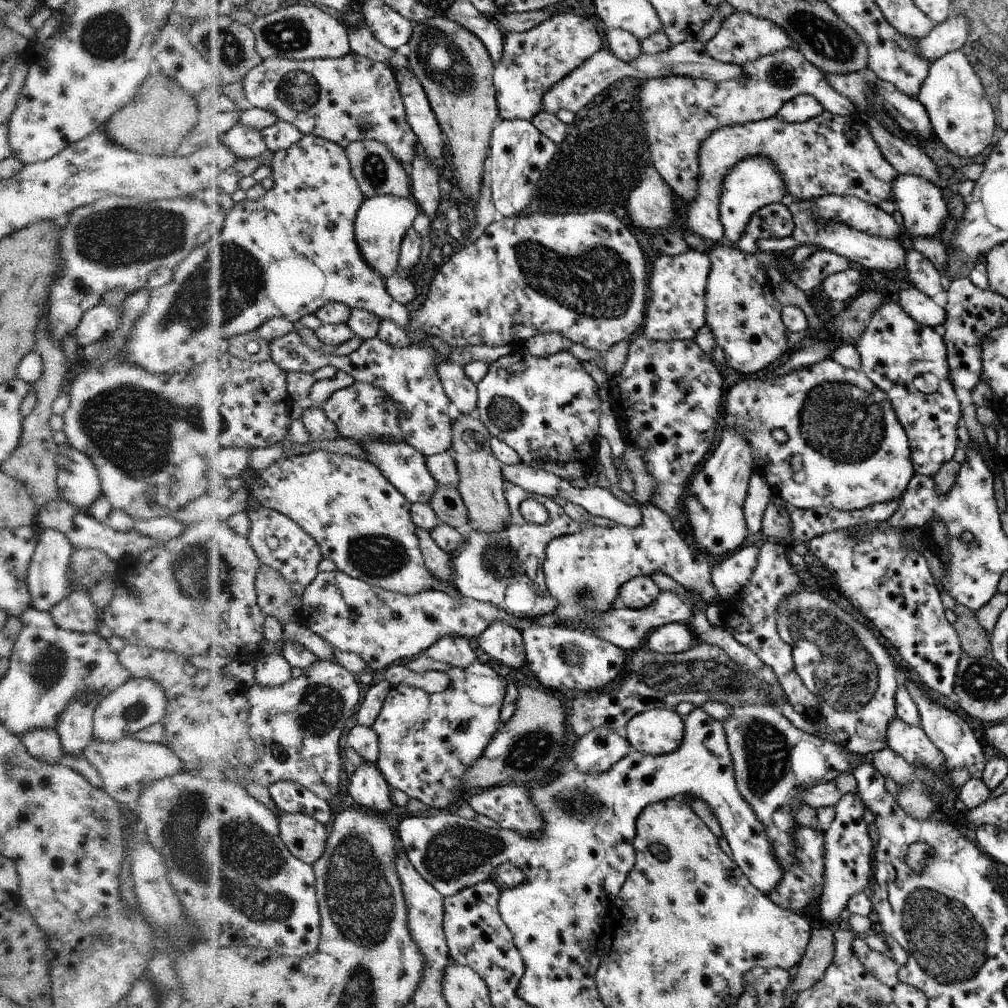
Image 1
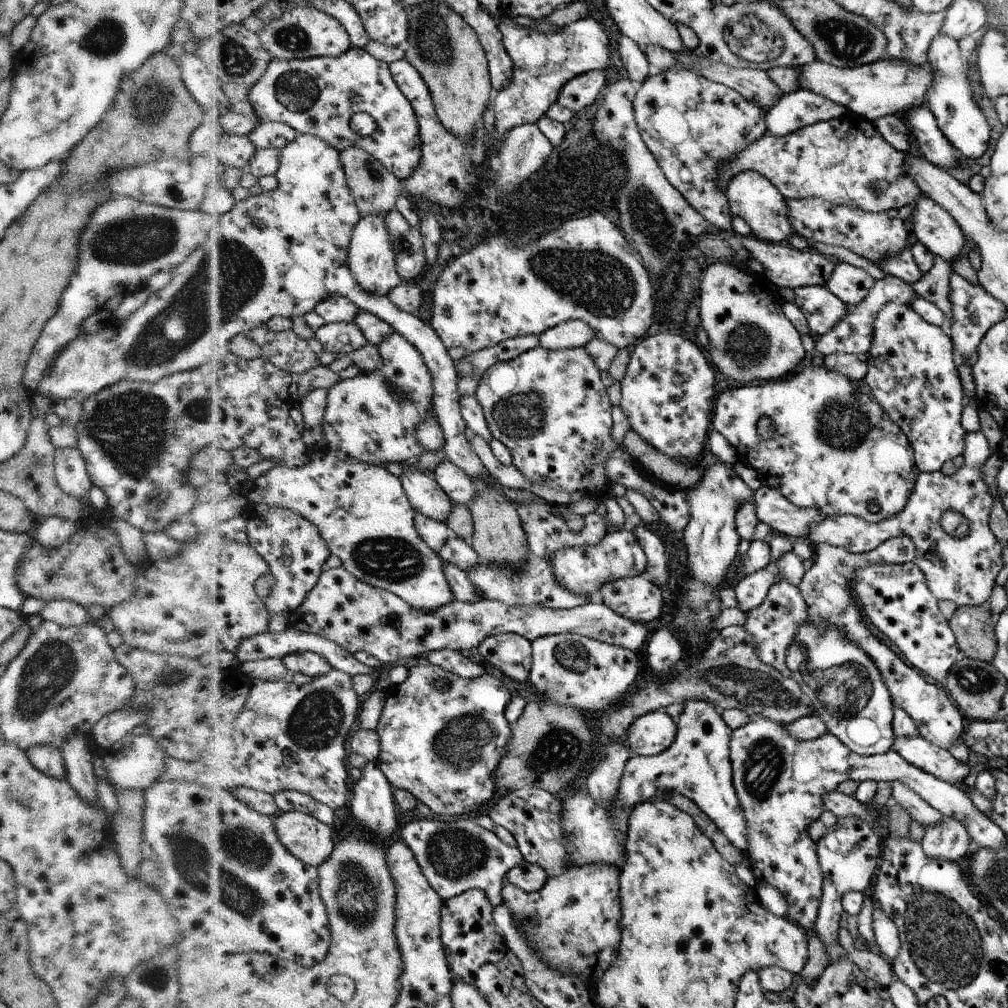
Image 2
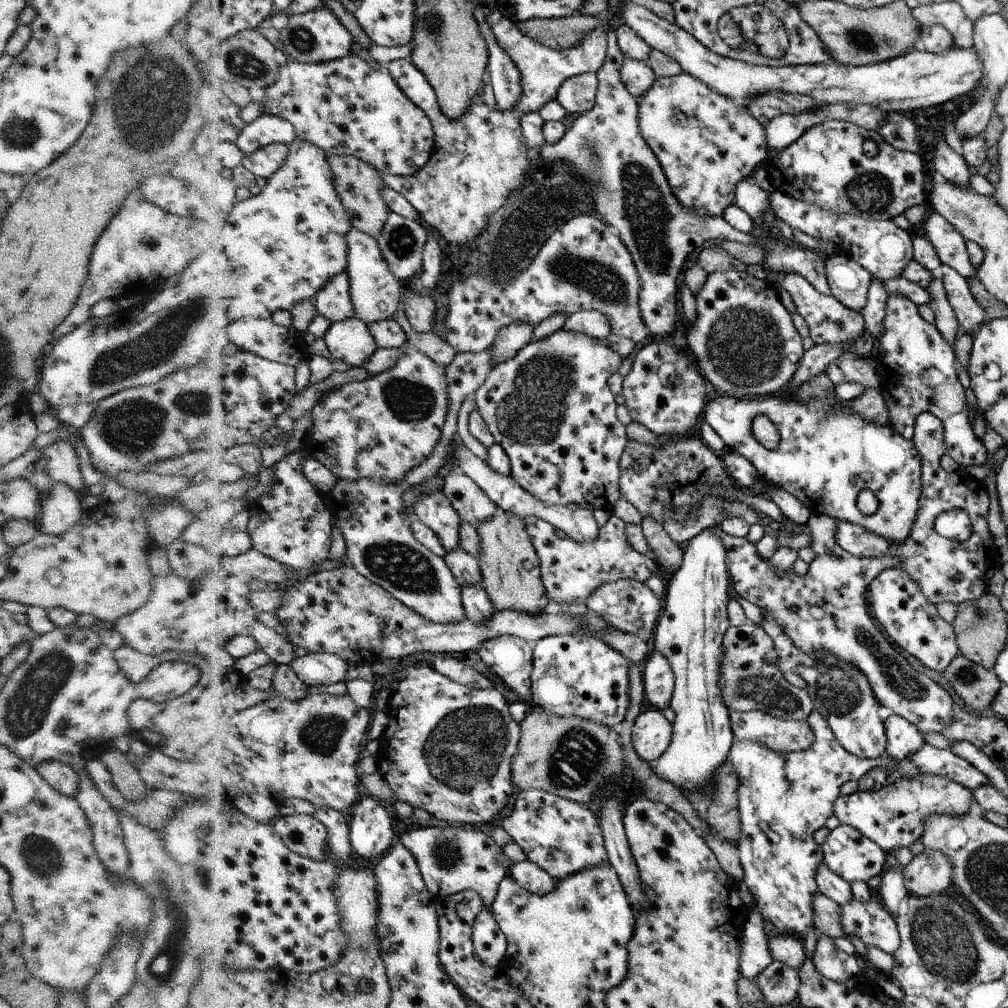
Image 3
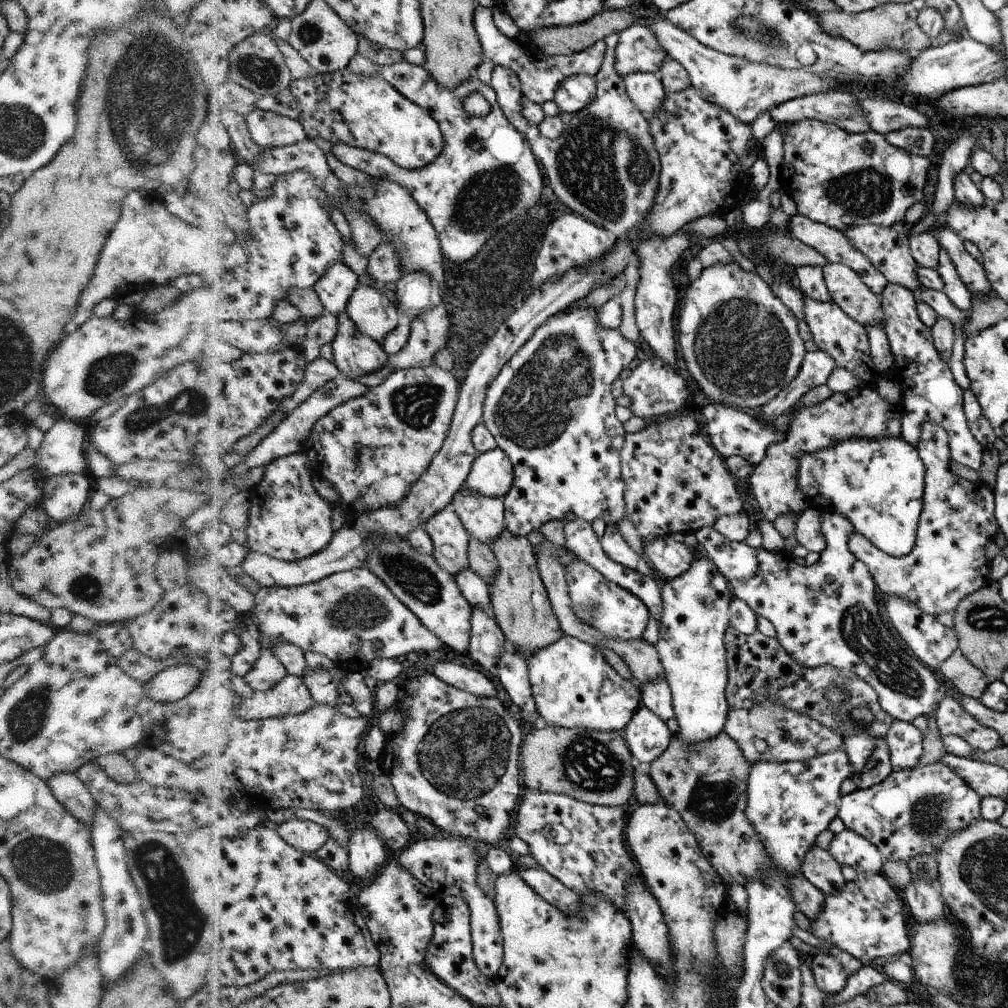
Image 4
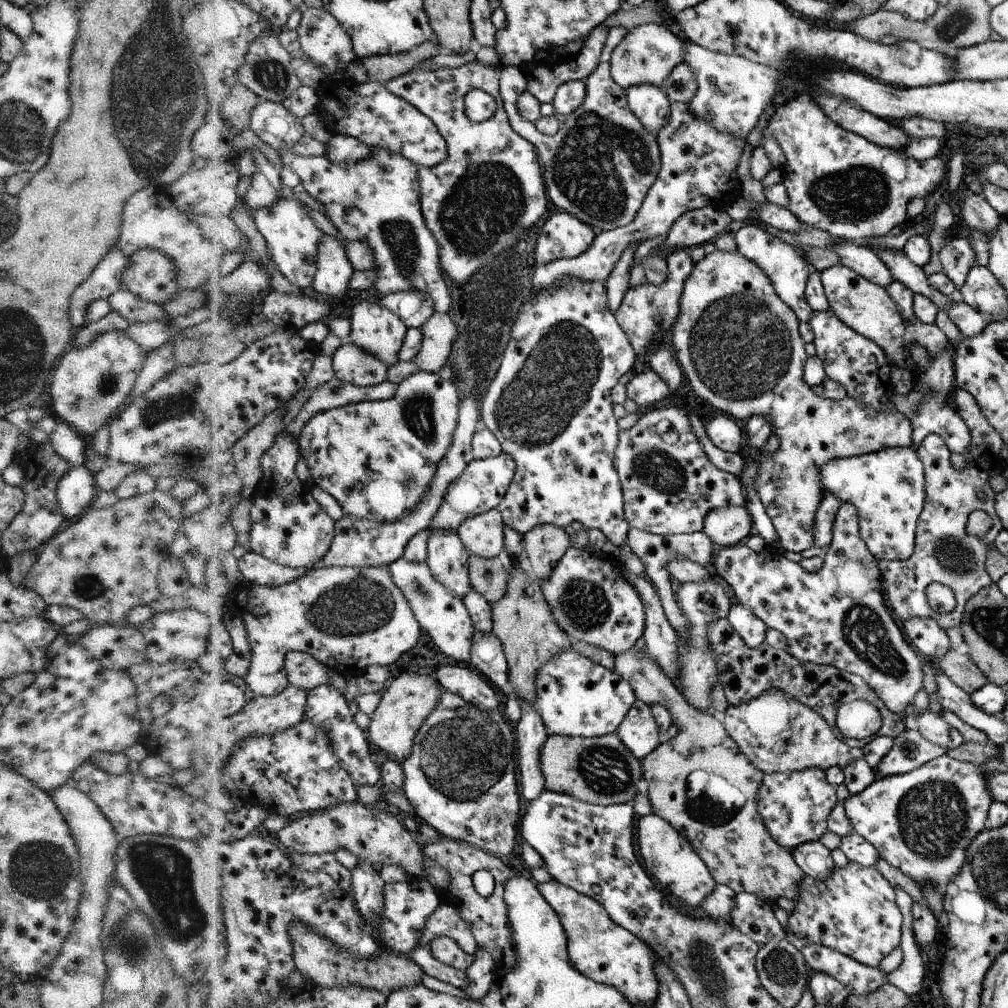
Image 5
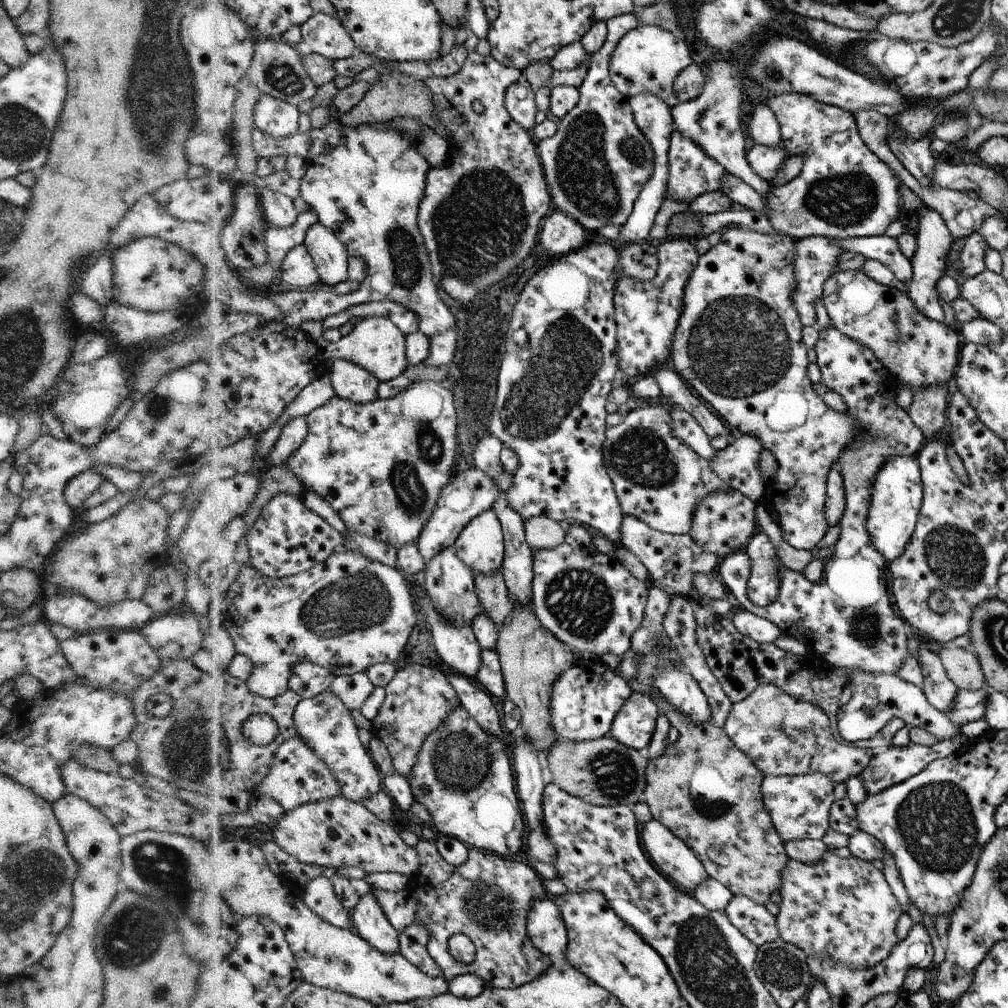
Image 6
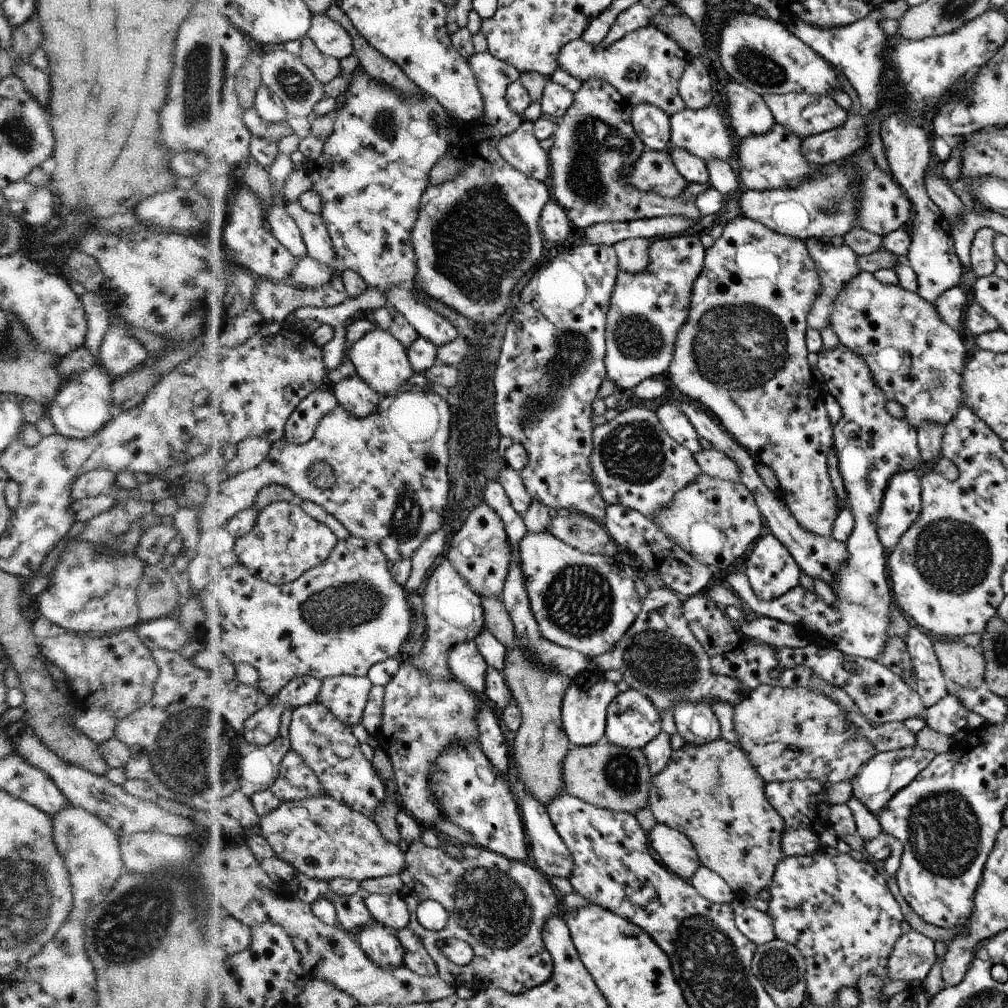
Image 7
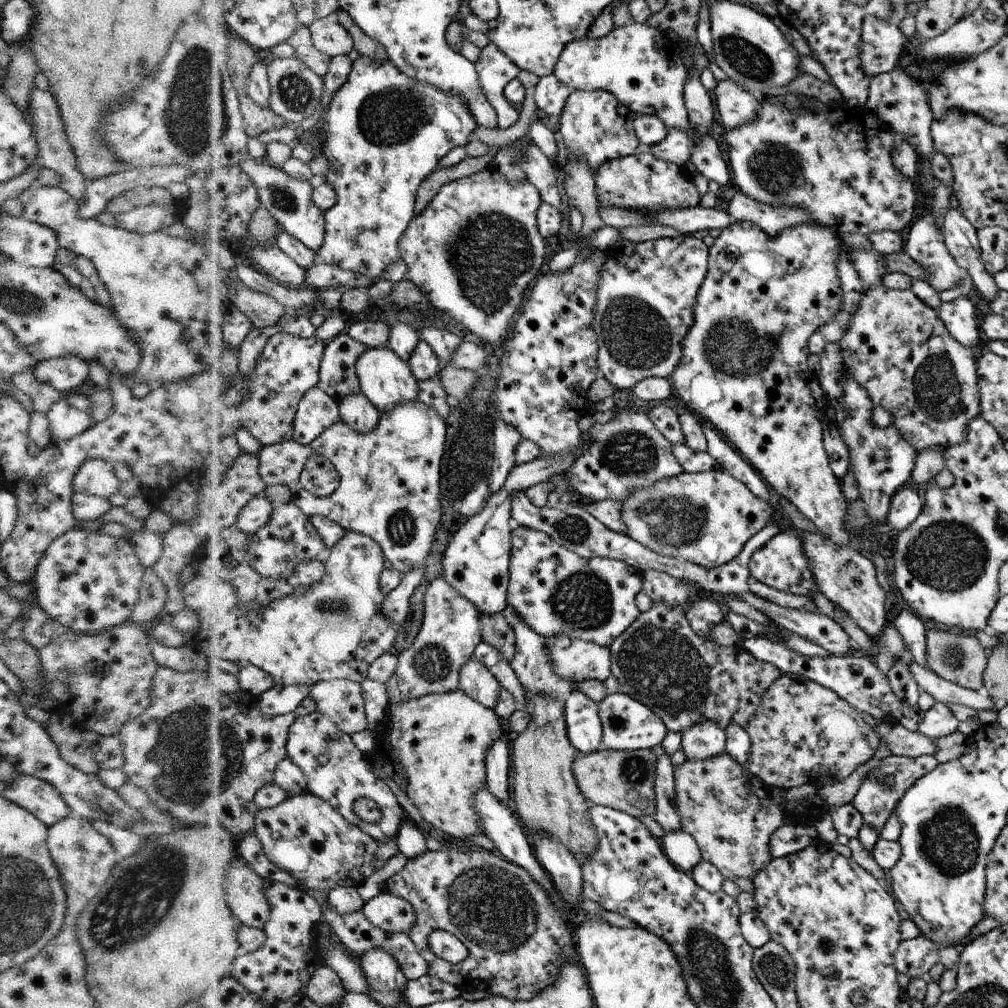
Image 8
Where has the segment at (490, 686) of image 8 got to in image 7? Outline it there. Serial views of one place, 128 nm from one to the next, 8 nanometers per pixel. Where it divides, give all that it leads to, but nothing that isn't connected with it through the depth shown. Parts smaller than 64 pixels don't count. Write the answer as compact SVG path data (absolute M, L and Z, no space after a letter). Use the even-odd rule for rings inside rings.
M462 642L450 650L450 668L454 678L468 688L470 692L484 693L487 663L478 652L476 644Z

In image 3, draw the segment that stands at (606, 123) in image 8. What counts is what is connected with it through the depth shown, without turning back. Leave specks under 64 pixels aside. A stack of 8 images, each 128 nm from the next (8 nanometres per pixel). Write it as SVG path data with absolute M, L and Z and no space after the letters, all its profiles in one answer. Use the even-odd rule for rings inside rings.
M484 14L477 16L477 19L478 22L482 23L483 33L486 35L486 42L489 43L489 79L495 94L495 106L499 111L513 111L521 101L521 71L518 70L516 64L514 64L513 60L509 57L508 52L498 44L496 36L494 36L492 32L492 27L489 26L488 17L487 22L484 22ZM610 29L608 34L608 58L606 58L605 64L602 65L602 68L595 72L595 75L598 79L597 91L595 94L595 103L594 106L587 110L585 113L580 113L579 116L573 121L572 127L566 131L566 134L554 144L549 143L548 141L544 141L542 146L540 147L539 154L540 159L544 159L548 162L564 162L567 163L571 170L576 174L580 174L583 177L583 182L587 183L587 188L589 189L589 198L593 203L592 214L597 215L602 222L606 222L610 228L612 228L620 237L626 246L629 246L629 249L633 252L633 259L636 271L638 272L638 276L640 278L640 292L638 293L638 307L640 308L640 314L644 325L649 328L650 336L652 339L660 340L668 336L668 334L672 333L674 330L674 326L676 326L676 292L678 292L678 284L676 284L676 280L678 280L678 268L684 264L684 260L686 260L686 256L694 250L694 248L700 248L704 242L710 242L710 240L724 240L724 241L738 241L741 243L753 243L754 241L758 241L763 247L767 248L767 256L765 257L765 261L762 266L768 275L773 276L773 280L778 273L787 273L787 272L795 272L800 274L802 278L805 278L814 286L814 288L818 289L822 294L830 295L831 290L827 283L827 276L825 275L825 262L826 255L820 254L816 250L810 250L808 248L804 250L800 250L800 248L792 248L786 246L784 244L776 244L772 245L771 243L764 243L762 240L757 239L750 235L750 233L743 233L742 231L736 230L733 226L730 226L729 222L726 222L725 218L722 217L709 217L702 215L695 215L692 211L688 210L688 208L683 207L681 205L680 200L676 198L675 194L671 186L669 185L668 179L664 173L664 170L661 166L660 160L657 158L657 155L654 154L652 147L645 141L644 135L641 133L640 129L640 103L638 103L637 98L635 98L634 94L630 94L630 90L625 86L621 78L621 66L625 62L625 55L622 54L622 51L617 43L617 34L614 29Z

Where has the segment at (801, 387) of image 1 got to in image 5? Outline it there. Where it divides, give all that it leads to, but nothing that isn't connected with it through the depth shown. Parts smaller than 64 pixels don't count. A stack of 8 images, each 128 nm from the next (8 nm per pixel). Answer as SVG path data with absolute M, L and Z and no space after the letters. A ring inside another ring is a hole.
M716 412L714 417L706 423L706 431L709 439L723 451L740 453L744 446L744 436L738 426L738 420L730 415ZM894 447L850 458L826 461L821 470L825 493L835 494L842 502L852 503L860 513L861 537L878 558L901 561L913 556L916 530L925 504L925 465L914 447Z

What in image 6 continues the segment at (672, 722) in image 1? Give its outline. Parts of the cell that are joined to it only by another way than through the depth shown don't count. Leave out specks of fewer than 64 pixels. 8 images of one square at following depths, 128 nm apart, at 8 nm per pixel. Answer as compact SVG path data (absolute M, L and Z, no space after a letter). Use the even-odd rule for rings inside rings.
M633 691L607 736L634 750L645 750L656 733L660 708L649 695Z

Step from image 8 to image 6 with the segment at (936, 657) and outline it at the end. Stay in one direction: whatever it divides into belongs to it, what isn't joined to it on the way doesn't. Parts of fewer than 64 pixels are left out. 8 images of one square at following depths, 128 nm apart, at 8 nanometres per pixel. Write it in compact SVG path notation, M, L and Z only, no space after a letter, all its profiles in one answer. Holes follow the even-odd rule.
M943 648L939 652L942 664L944 665L946 674L950 680L955 682L959 689L968 689L969 691L977 691L978 689L986 688L985 676L979 663L979 658L976 652L970 652L965 648Z

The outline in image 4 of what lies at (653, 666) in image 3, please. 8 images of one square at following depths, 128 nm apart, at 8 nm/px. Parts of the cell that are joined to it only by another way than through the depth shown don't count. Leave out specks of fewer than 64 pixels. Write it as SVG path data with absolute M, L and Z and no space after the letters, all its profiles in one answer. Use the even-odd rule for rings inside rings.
M666 678L656 679L642 686L642 704L644 706L649 707L654 714L657 714L666 722L670 718L676 717L672 690Z

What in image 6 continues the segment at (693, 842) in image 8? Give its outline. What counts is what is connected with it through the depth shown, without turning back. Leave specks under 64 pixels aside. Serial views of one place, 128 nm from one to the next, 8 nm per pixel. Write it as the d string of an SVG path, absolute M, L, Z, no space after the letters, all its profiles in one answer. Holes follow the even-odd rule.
M656 820L646 822L642 826L642 844L646 848L646 854L653 859L654 866L670 878L670 882L674 882L678 889L693 894L698 884L702 884L704 880L708 880L709 872L705 870L704 864L694 855L692 848L677 838L672 831L664 824Z

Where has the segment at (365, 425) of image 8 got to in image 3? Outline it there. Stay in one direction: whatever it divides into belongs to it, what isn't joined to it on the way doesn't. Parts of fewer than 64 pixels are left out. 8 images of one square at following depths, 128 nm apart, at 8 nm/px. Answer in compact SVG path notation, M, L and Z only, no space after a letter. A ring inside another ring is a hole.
M358 317L335 322L324 340L330 354L350 367L364 367L382 350L371 326Z

